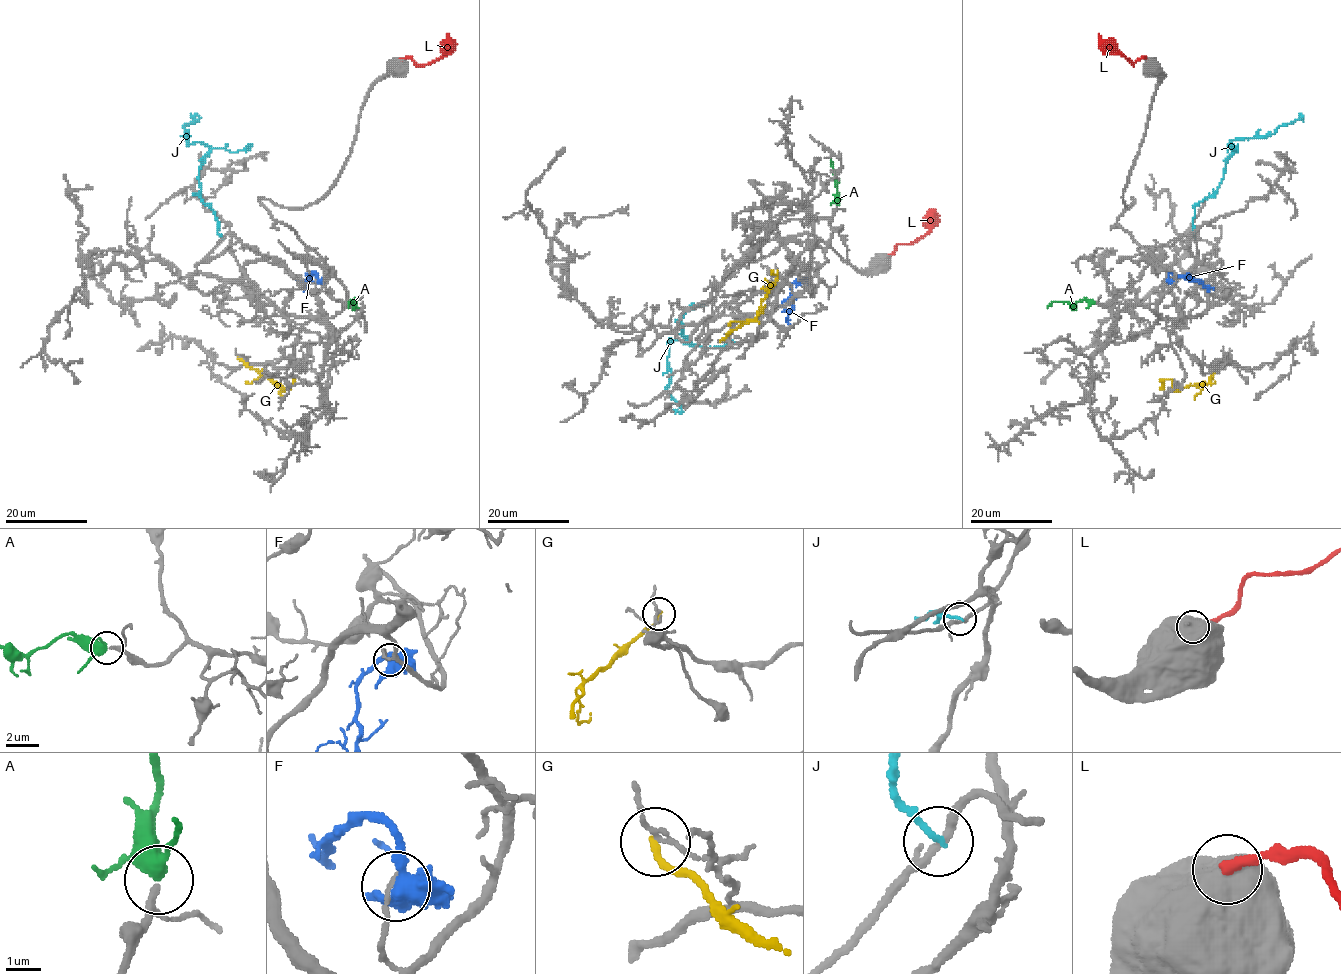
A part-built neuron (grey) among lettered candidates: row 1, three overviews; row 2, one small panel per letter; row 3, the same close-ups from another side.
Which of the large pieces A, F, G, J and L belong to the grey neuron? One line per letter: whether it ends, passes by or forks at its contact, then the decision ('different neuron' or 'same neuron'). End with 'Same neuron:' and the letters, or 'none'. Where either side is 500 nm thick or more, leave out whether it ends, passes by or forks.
A: it forks | same neuron
F: it forks | different neuron
G: it ends | different neuron
J: it ends | different neuron
L: different neuron
Same neuron: A

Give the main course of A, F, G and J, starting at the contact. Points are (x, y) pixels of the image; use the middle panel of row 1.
A: (837, 204), (835, 171), (830, 158)
F: (799, 280), (791, 286), (791, 311), (786, 318), (789, 324)
G: (720, 341), (755, 318), (761, 300), (777, 280), (771, 271)
J: (705, 304), (692, 304), (682, 318), (681, 334), (693, 344), (668, 343), (666, 391), (682, 411), (672, 410)

